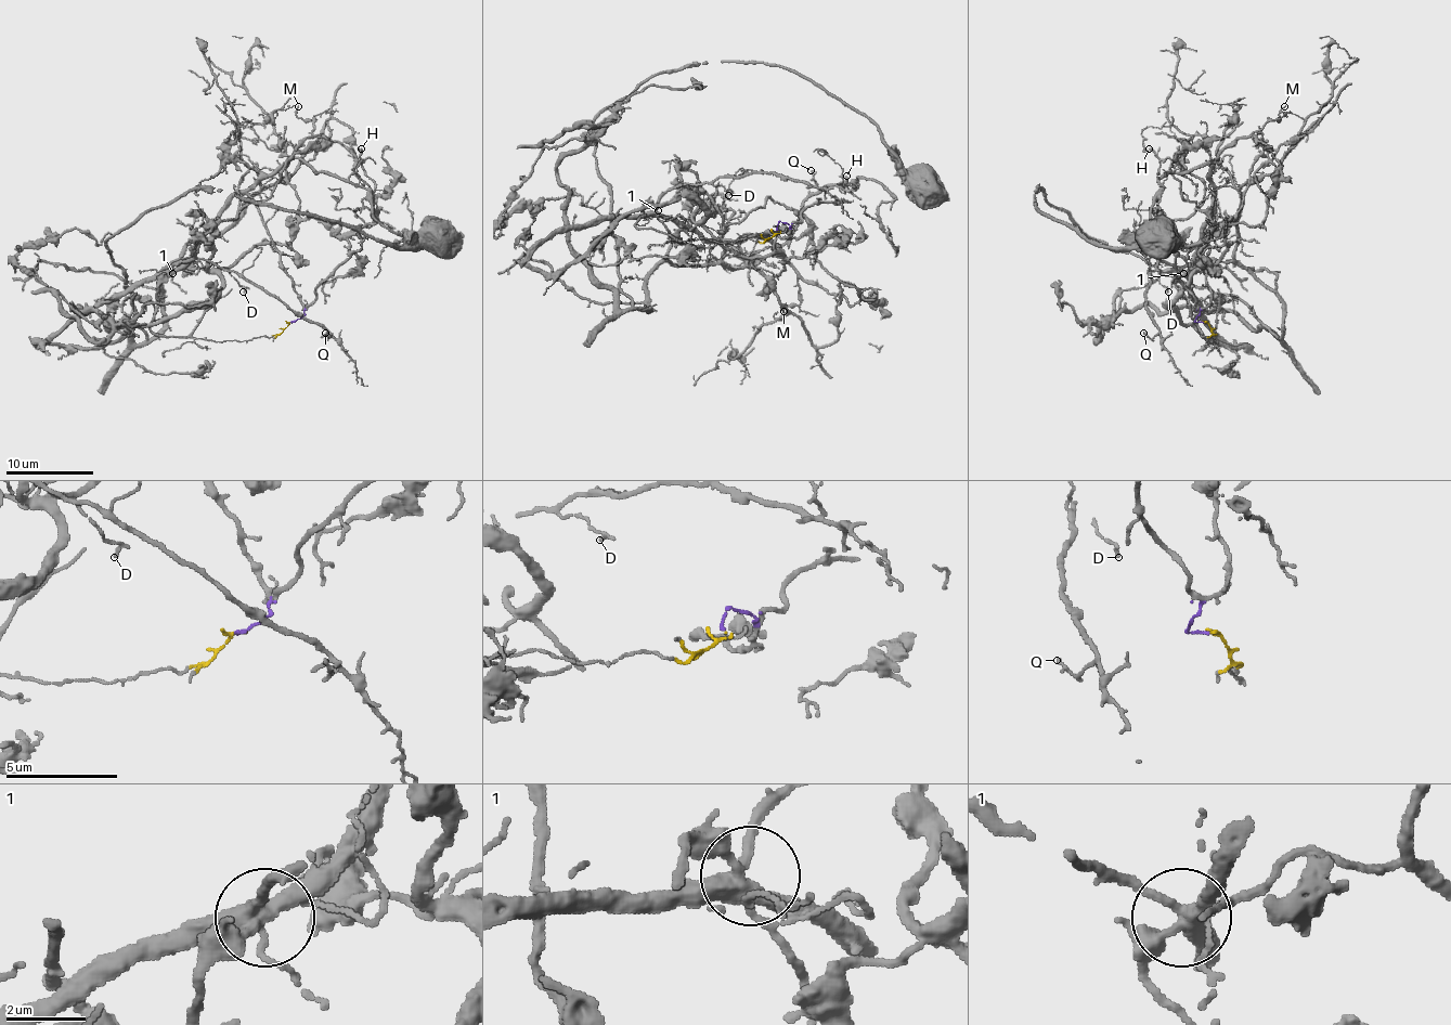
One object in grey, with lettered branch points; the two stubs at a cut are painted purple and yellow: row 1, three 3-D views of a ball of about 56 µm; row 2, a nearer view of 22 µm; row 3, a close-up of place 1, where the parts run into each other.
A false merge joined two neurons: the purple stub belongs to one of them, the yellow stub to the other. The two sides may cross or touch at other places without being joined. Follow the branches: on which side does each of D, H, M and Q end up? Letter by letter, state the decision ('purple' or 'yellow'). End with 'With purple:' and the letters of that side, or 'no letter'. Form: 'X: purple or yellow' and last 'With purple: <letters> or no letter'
D: purple
H: purple
M: purple
Q: purple
With purple: D, H, M, Q

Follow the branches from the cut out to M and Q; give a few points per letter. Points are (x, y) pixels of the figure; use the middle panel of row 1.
M: (779, 231), (786, 221), (790, 235), (735, 242), (765, 237), (784, 252), (799, 300), (781, 306), (784, 312)
Q: (779, 231), (786, 221), (790, 235), (707, 239), (658, 202), (761, 173), (814, 184), (812, 171)

